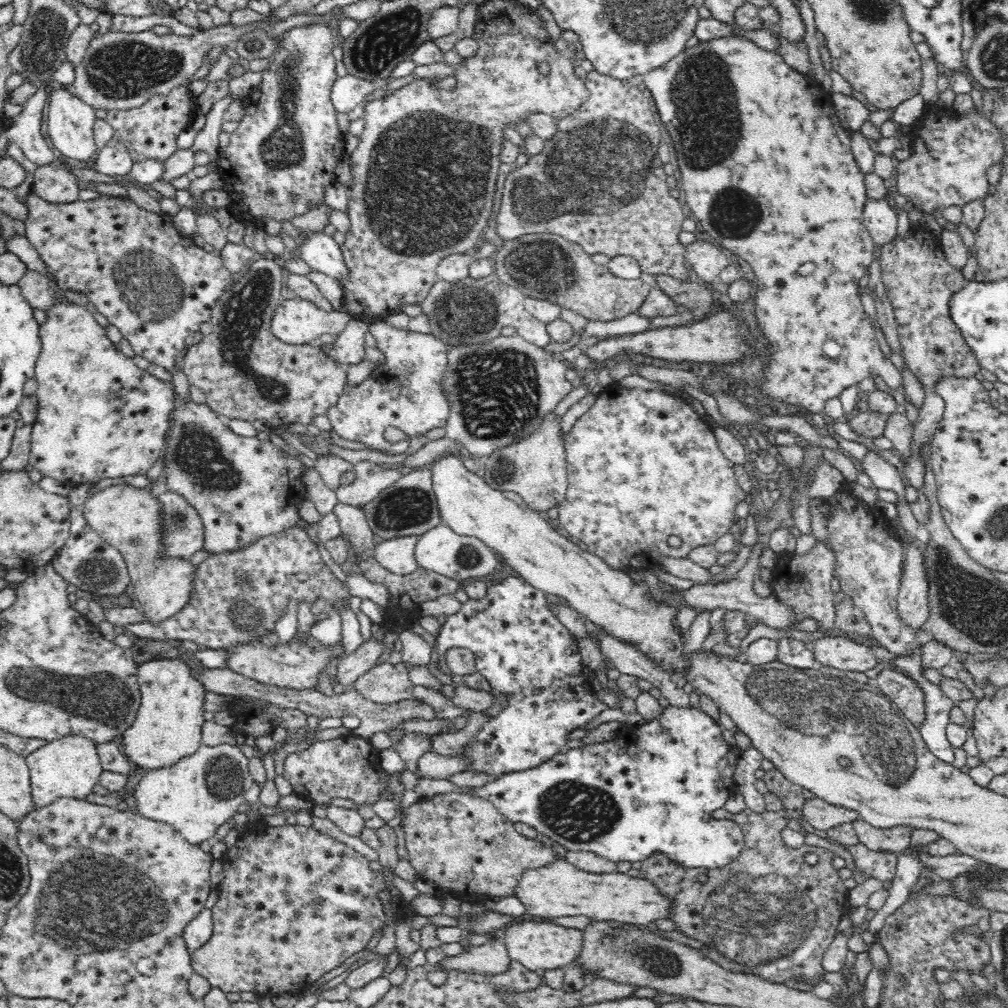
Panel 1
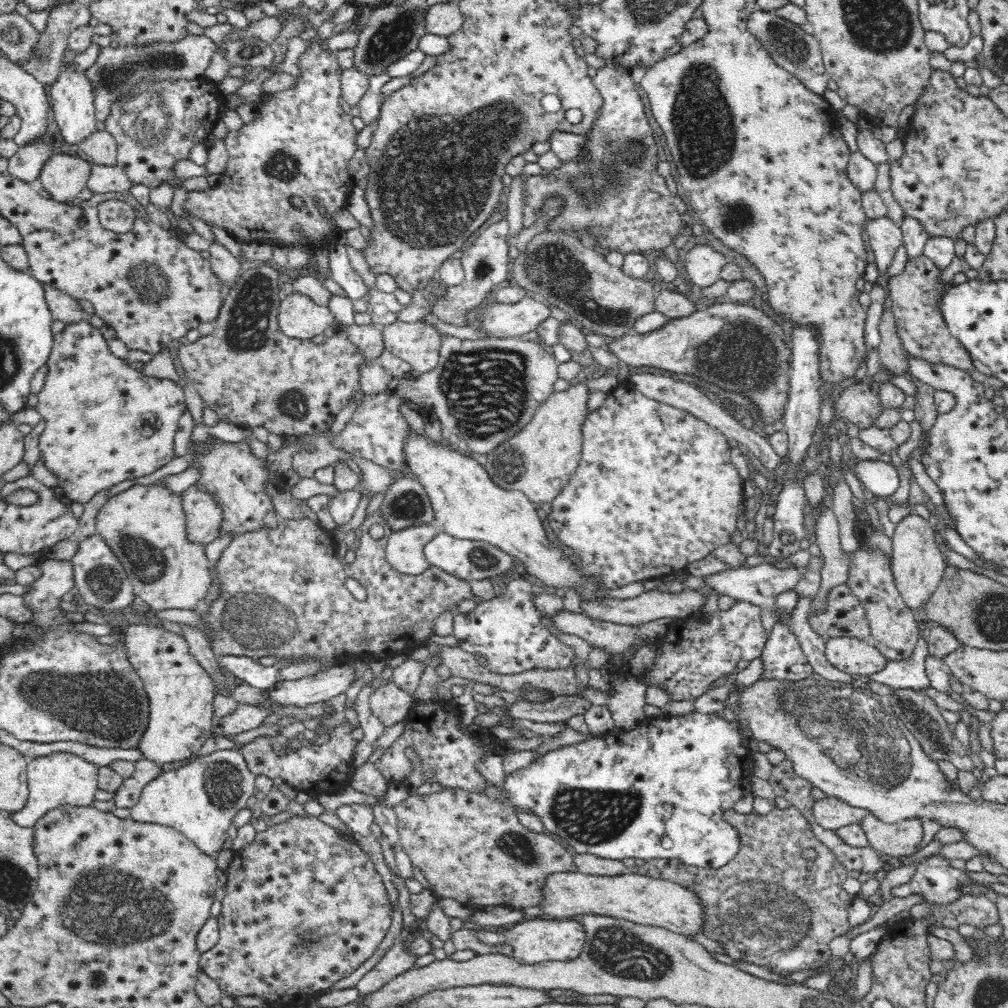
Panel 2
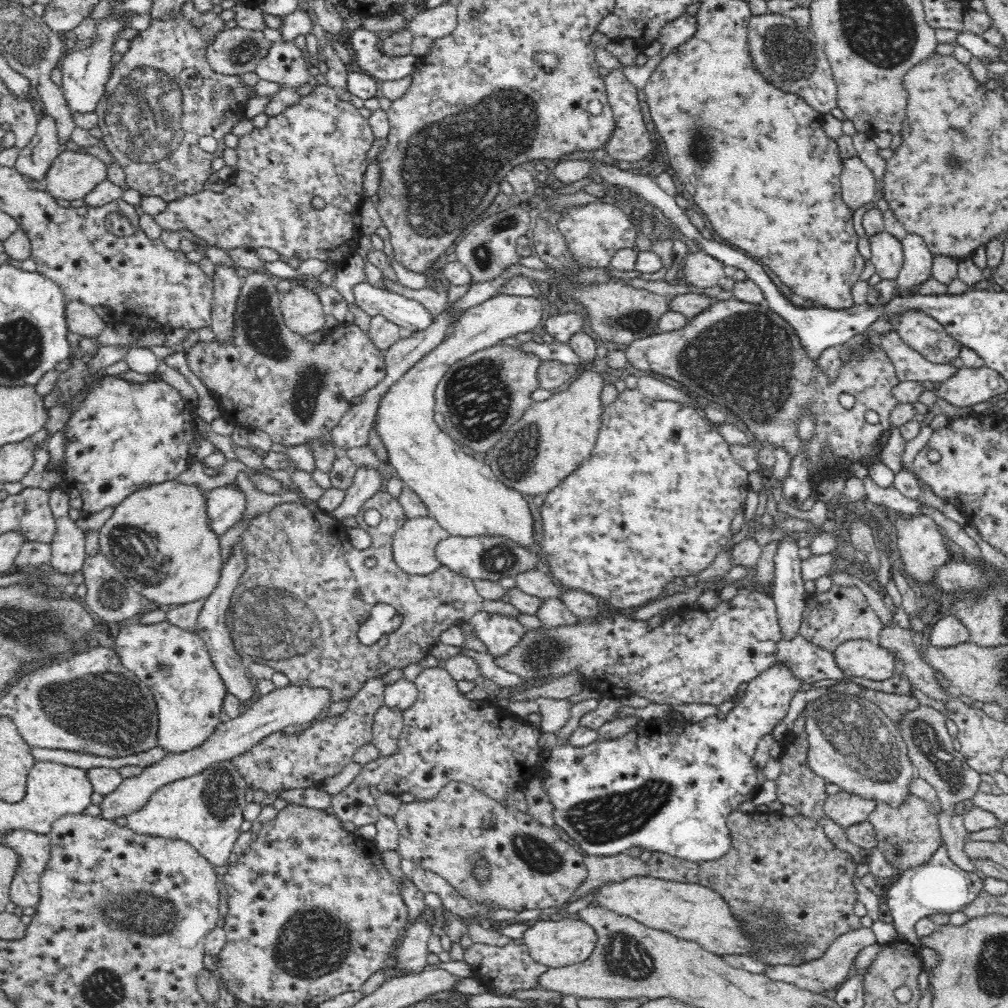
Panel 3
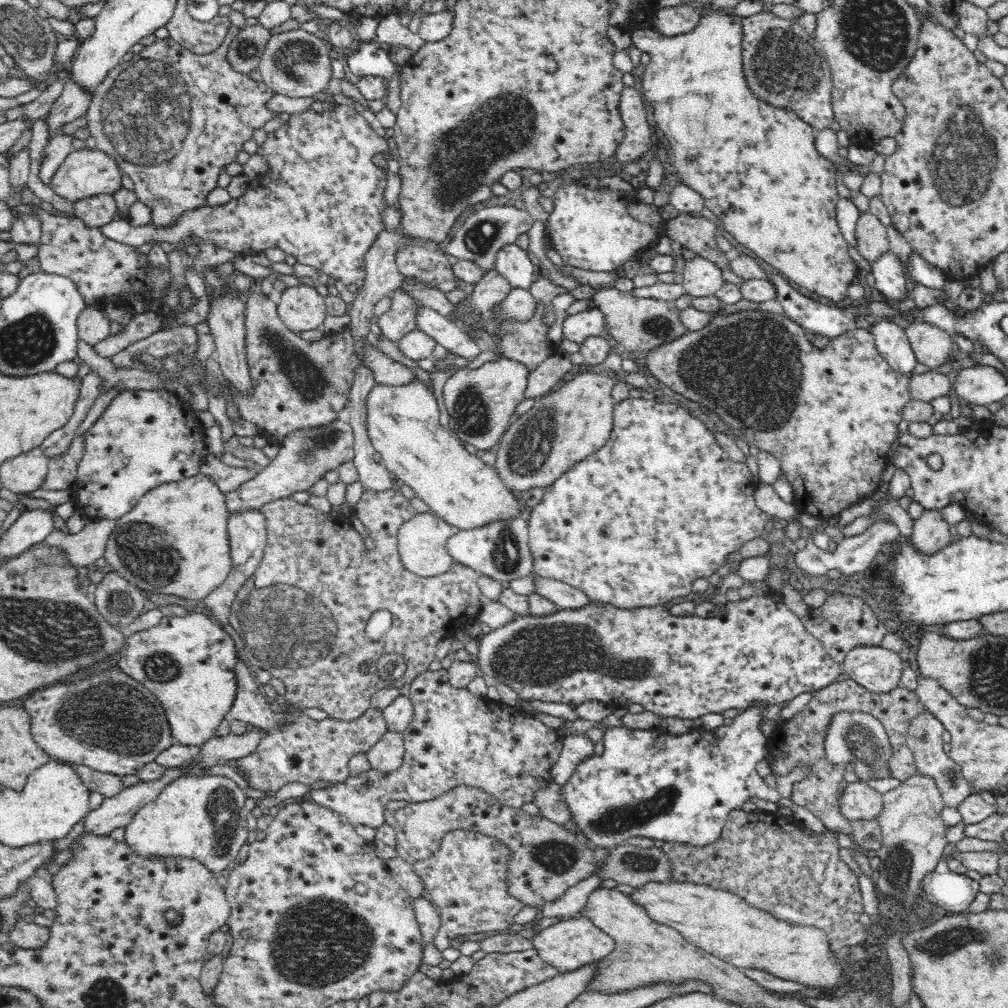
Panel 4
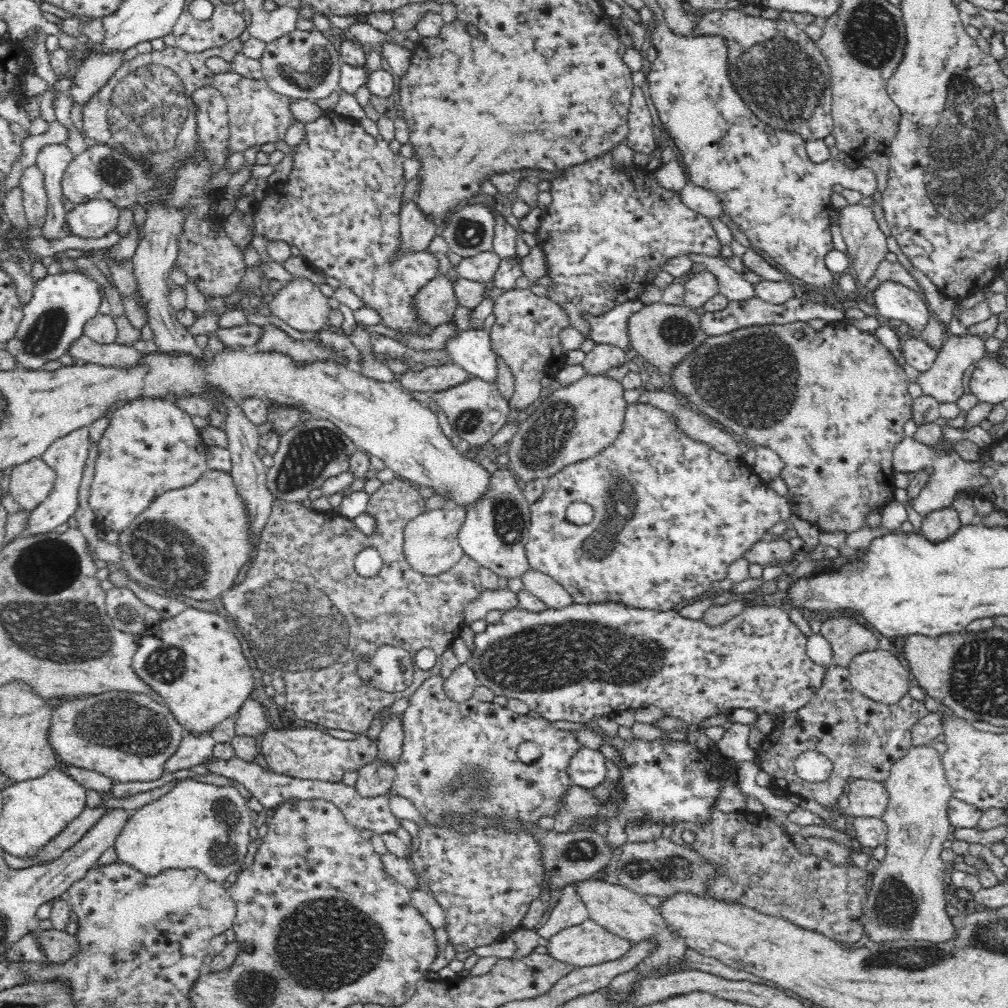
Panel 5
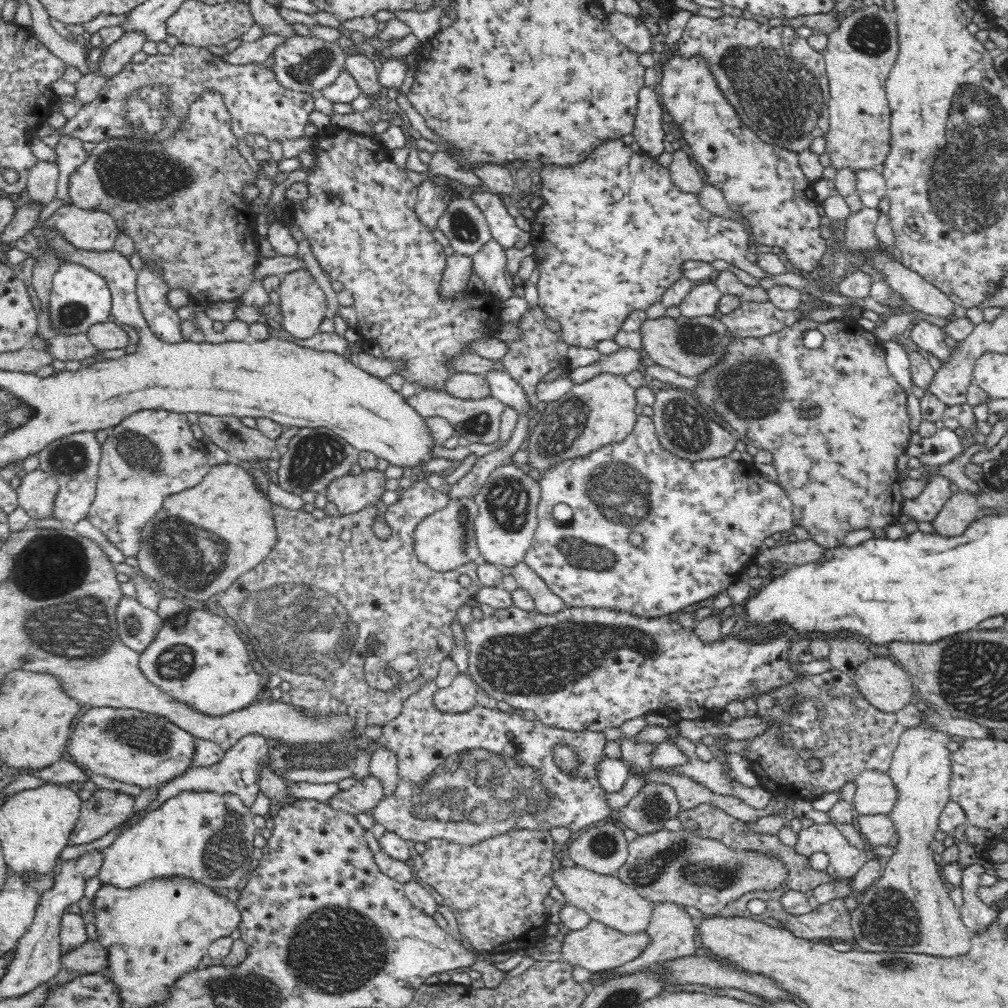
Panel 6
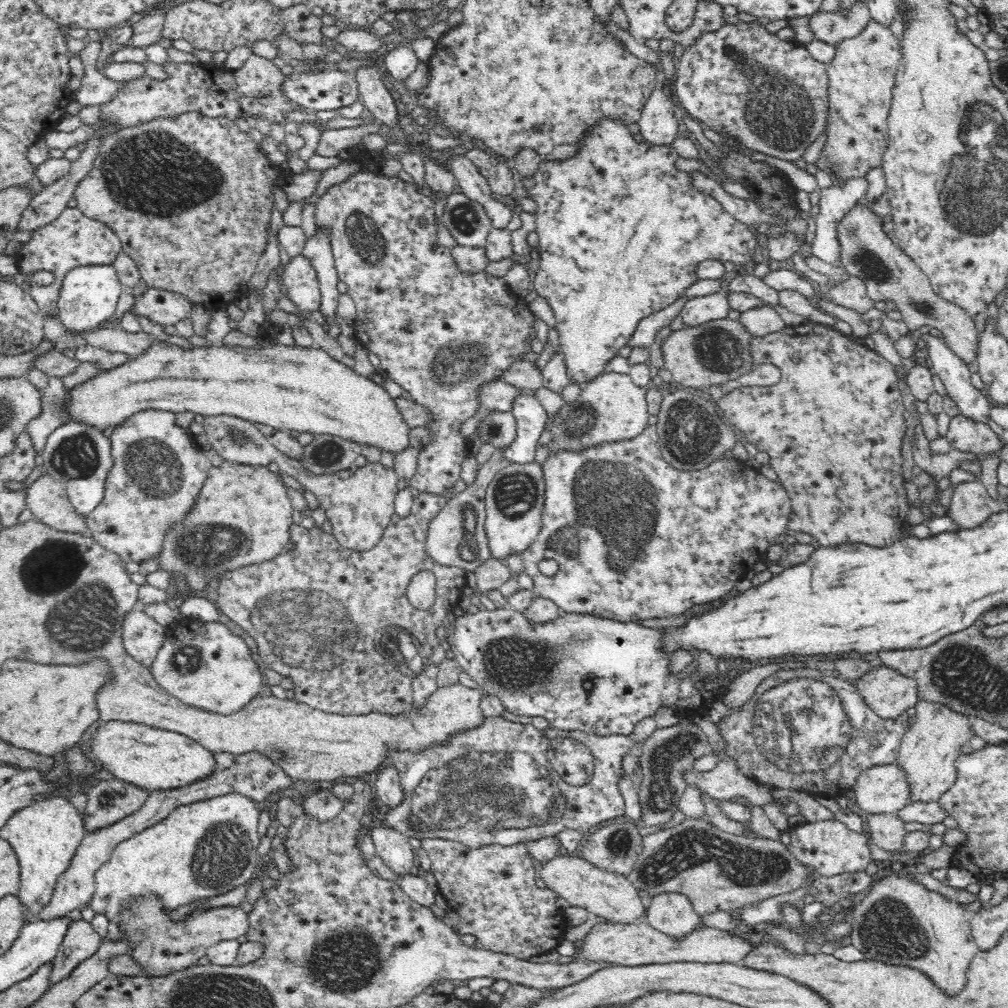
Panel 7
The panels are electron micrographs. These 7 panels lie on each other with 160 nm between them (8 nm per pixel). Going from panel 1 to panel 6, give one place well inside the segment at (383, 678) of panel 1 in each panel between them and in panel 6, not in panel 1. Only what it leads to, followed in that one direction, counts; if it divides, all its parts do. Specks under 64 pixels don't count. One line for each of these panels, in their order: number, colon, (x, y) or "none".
2: (391, 705)
3: (388, 725)
4: (387, 755)
5: (374, 779)
6: (365, 795)

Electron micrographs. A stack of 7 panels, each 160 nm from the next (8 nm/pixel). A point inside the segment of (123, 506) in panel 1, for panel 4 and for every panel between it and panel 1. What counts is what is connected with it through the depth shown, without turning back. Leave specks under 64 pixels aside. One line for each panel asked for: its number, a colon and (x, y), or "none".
2: (146, 526)
3: (160, 539)
4: (176, 541)

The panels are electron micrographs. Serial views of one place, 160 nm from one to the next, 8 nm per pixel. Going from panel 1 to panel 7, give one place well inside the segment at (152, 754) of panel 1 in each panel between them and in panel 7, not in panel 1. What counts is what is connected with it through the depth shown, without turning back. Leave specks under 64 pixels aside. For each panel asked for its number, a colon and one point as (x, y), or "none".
2: (181, 692)
3: (189, 692)
4: (188, 663)
5: (193, 661)
6: (198, 659)
7: (203, 664)

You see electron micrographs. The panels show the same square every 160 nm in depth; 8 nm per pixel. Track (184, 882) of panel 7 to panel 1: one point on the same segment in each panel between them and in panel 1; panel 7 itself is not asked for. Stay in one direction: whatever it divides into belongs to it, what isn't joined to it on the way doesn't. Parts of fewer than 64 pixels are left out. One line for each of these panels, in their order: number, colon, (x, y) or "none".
1: (198, 794)
2: (200, 800)
3: (205, 810)
4: (203, 818)
5: (196, 825)
6: (207, 837)

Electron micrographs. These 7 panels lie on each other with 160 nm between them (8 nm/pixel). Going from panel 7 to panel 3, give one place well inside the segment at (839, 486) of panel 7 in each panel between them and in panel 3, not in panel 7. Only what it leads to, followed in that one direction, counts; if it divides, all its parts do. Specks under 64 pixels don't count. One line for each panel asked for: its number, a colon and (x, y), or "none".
3: (743, 356)
4: (830, 415)
5: (833, 405)
6: (834, 418)

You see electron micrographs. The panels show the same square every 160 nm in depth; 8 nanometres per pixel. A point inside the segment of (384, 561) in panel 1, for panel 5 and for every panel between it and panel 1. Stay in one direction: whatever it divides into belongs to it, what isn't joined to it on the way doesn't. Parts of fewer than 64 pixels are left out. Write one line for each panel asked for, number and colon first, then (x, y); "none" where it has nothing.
2: (405, 551)
3: (414, 545)
4: (422, 540)
5: (431, 541)

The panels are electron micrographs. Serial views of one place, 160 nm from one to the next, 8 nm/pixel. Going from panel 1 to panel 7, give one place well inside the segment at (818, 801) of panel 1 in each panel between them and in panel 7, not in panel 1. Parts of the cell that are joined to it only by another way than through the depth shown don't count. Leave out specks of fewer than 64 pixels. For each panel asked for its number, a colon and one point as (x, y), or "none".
2: (832, 813)
3: (845, 808)
4: (858, 801)
5: (867, 797)
6: (875, 792)
7: (881, 789)

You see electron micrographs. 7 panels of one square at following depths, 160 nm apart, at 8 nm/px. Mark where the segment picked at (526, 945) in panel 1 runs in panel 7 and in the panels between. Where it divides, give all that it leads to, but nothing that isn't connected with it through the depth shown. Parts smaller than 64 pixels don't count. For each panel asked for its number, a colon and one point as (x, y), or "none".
2: (535, 941)
3: (565, 942)
4: (567, 945)
5: (588, 944)
6: (598, 948)
7: (636, 944)

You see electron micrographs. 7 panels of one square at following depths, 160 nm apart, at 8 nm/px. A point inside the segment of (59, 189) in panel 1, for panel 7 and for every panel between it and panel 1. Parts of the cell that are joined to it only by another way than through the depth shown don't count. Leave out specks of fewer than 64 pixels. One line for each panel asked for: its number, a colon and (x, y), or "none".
2: (64, 176)
3: (73, 174)
4: (85, 173)
5: (206, 254)
6: (180, 199)
7: (190, 198)

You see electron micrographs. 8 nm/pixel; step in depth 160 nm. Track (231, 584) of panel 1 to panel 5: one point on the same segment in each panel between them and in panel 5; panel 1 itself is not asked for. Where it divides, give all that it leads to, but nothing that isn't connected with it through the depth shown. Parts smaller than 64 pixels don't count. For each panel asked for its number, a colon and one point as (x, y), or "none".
2: (282, 595)
3: (306, 591)
4: (308, 604)
5: (302, 608)

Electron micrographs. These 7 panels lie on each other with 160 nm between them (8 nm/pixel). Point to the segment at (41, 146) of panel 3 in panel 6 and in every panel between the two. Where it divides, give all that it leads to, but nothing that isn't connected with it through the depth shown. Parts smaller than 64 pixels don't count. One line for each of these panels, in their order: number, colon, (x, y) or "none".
4: (73, 103)
5: (98, 68)
6: (116, 56)

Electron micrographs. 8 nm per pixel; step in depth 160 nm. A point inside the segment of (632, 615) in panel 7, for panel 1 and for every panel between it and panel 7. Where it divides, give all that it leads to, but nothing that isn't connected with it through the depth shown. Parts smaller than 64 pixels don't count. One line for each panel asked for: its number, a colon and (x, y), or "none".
1: (643, 465)
2: (656, 490)
3: (655, 500)
4: (634, 524)
5: (671, 514)
6: (630, 528)

